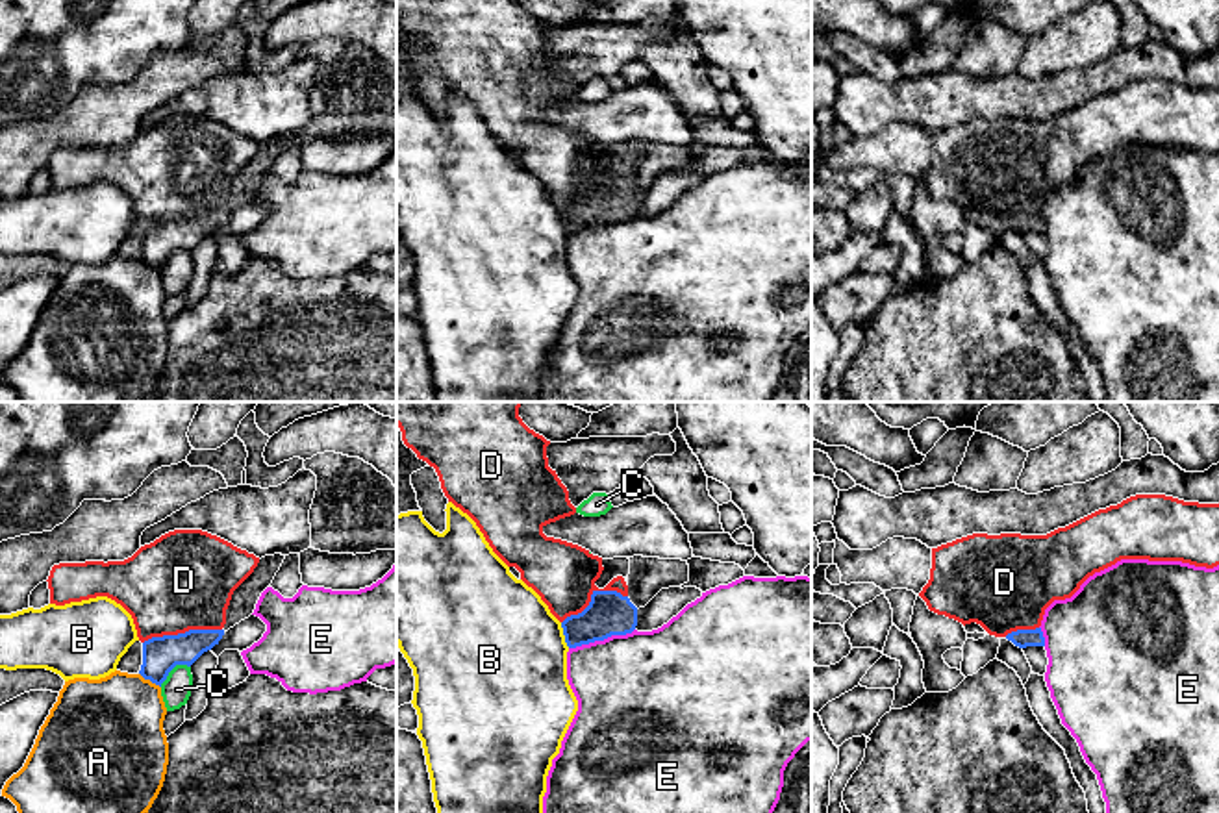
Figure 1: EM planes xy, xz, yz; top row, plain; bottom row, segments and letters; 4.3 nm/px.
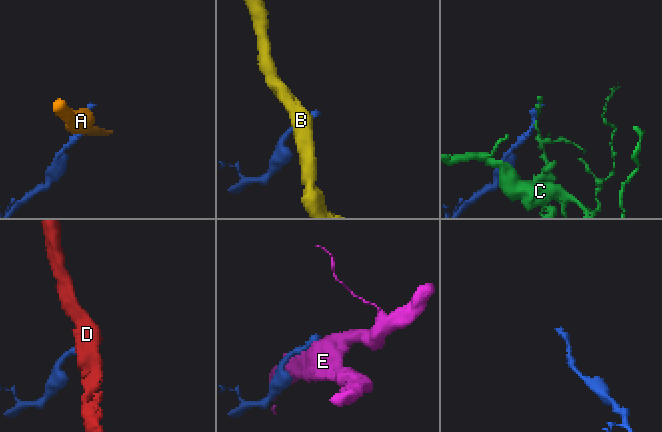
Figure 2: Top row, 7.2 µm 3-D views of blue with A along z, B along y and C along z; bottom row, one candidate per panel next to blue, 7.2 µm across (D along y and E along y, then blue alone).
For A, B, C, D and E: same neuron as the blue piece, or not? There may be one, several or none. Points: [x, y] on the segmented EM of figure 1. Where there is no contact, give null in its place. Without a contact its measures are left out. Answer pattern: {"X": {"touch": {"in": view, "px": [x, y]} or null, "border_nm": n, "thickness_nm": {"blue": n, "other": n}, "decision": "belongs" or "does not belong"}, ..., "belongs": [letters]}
{"A": {"touch": {"in": "xy", "px": [150, 680]}, "border_nm": 120, "thickness_nm": {"blue": 160, "other": 420}, "decision": "does not belong"}, "B": {"touch": {"in": "xz", "px": [564, 634]}, "border_nm": 120, "thickness_nm": {"blue": 190, "other": 500}, "decision": "does not belong"}, "C": {"touch": {"in": "xy", "px": [173, 667]}, "border_nm": 160, "thickness_nm": {"blue": 160, "other": 130}, "decision": "does not belong"}, "D": {"touch": {"in": "xy", "px": [182, 634]}, "border_nm": 360, "thickness_nm": {"blue": 160, "other": 440}, "decision": "does not belong"}, "E": {"touch": {"in": "xz", "px": [601, 639]}, "border_nm": 300, "thickness_nm": {"blue": 190, "other": 460}, "decision": "does not belong"}, "belongs": []}

